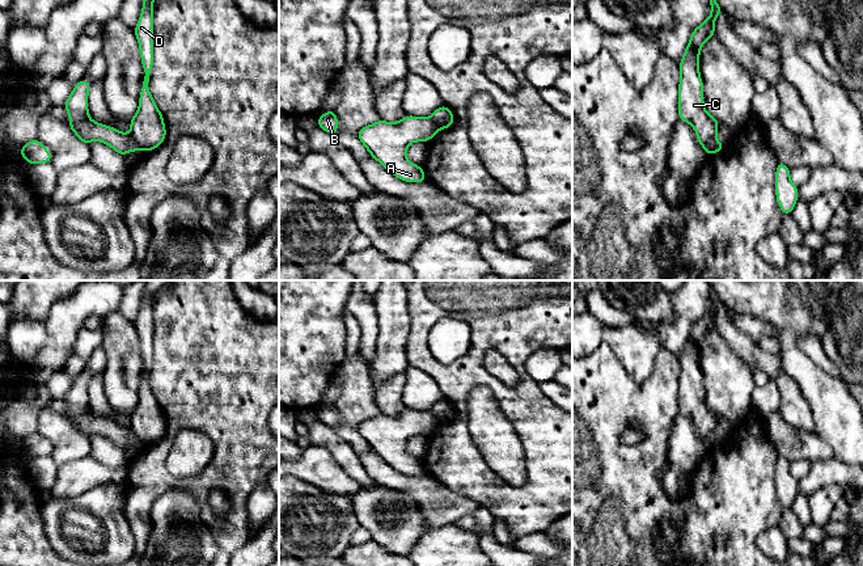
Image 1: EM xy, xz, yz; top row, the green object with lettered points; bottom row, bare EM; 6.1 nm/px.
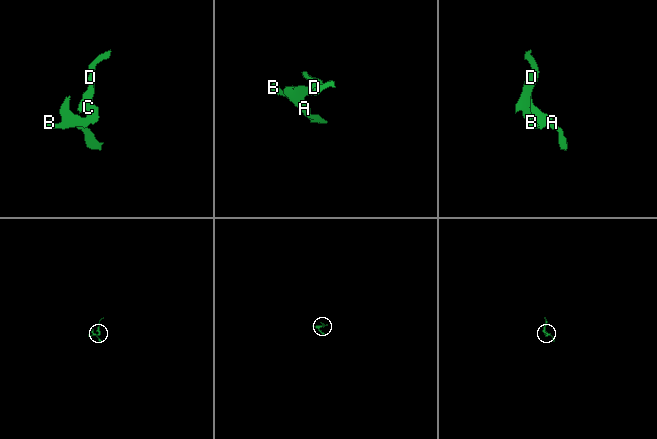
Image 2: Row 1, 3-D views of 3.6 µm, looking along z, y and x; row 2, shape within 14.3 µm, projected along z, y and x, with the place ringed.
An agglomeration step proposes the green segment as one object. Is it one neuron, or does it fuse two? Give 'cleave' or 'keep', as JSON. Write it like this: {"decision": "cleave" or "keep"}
{"decision": "cleave"}

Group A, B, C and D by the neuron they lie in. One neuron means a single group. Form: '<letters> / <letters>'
A B / C D

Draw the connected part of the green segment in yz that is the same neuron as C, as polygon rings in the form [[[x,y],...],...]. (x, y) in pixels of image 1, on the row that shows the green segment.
[[[710,0],[710,5],[710,17],[693,30],[680,62],[678,117],[697,131],[697,140],[702,147],[708,140],[716,139],[720,123],[705,109],[703,84],[699,76],[699,51],[708,38],[715,37],[715,20],[723,12],[716,0]]]

